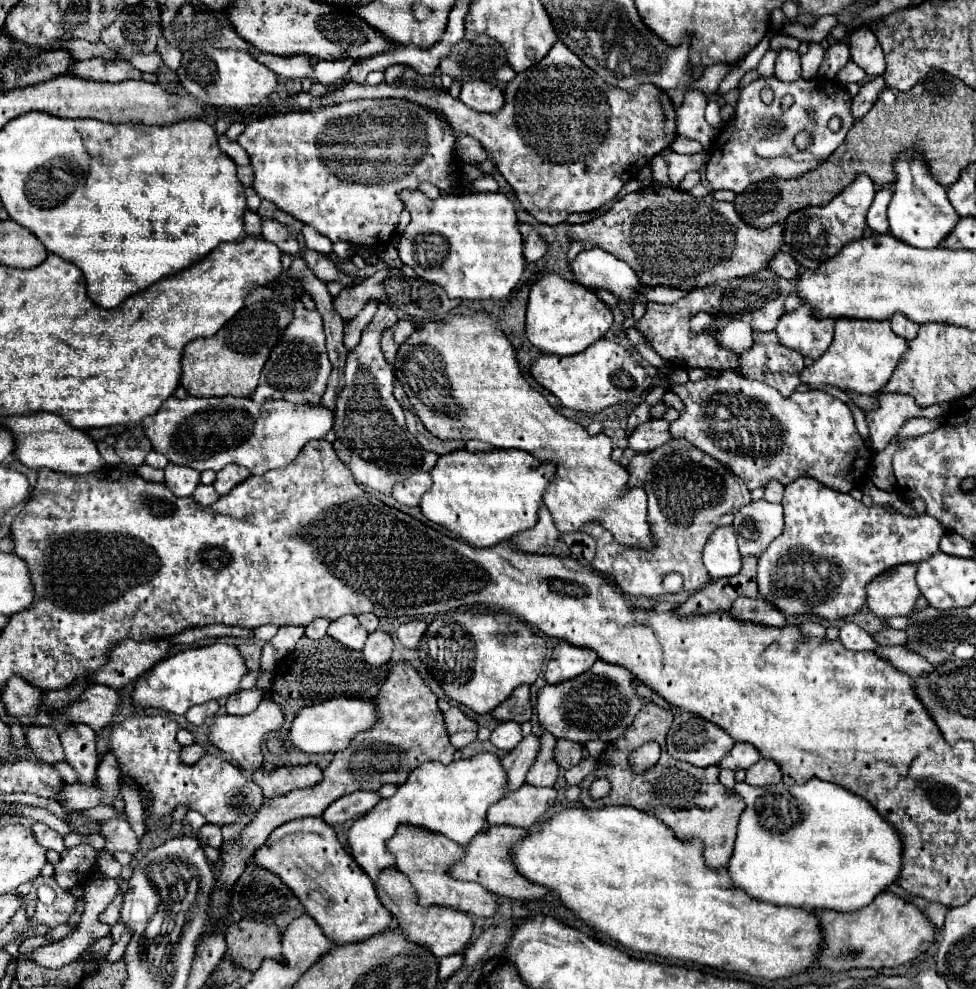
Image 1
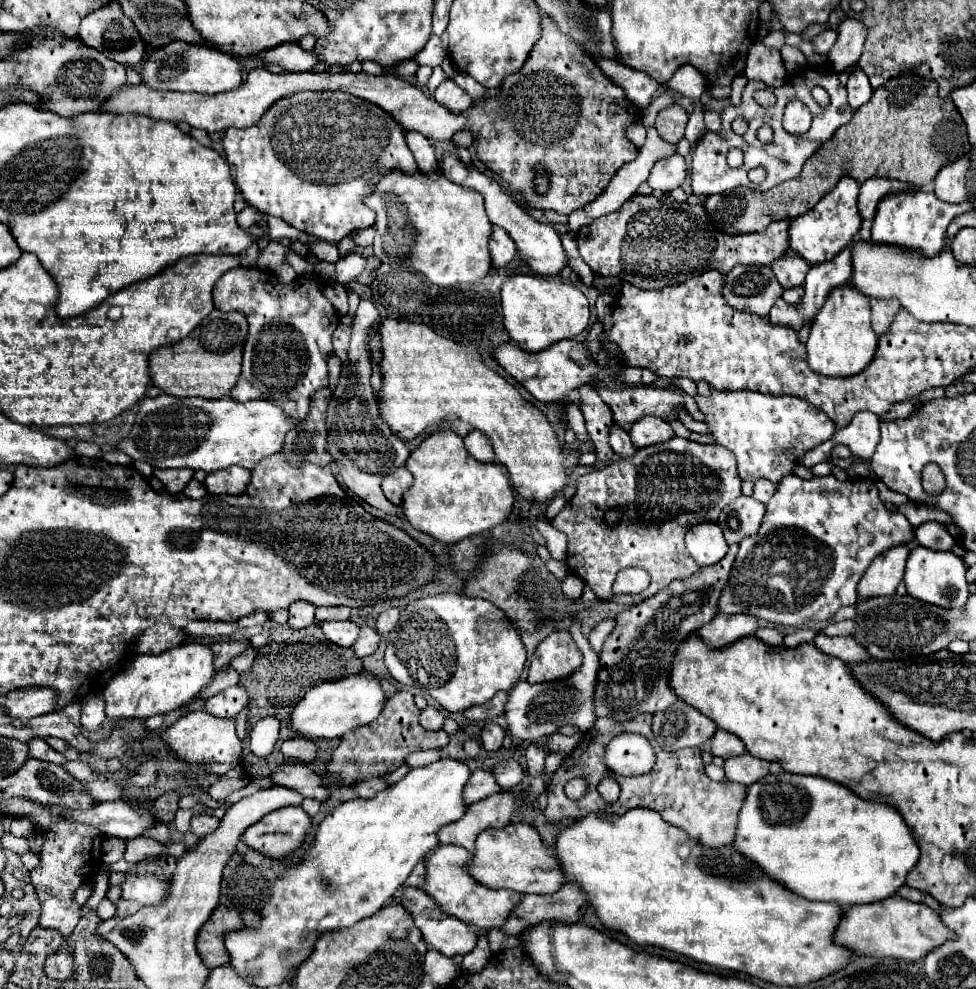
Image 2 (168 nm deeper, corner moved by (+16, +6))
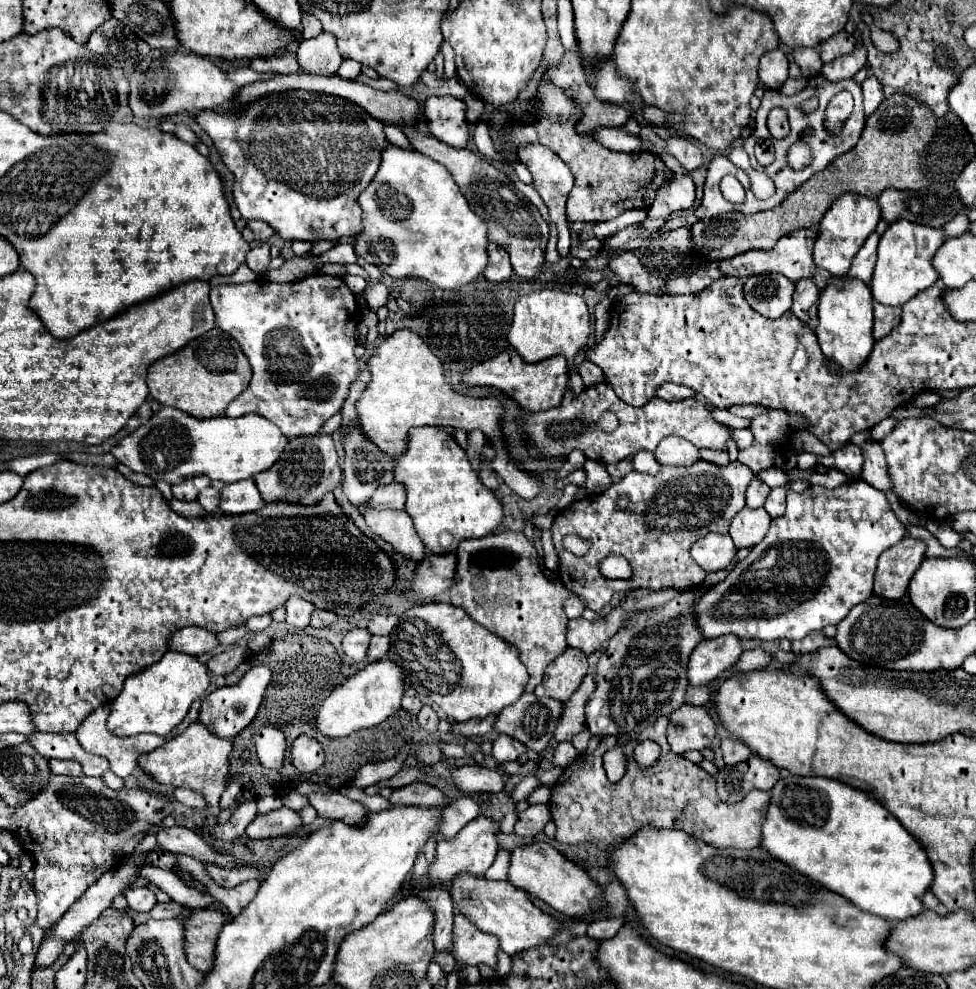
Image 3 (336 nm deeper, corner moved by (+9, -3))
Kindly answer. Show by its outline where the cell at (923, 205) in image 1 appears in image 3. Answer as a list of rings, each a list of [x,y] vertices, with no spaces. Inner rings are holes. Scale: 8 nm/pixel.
[[[895,221],[881,235],[879,241],[879,257],[871,279],[873,299],[887,307],[901,307],[917,293],[925,291],[933,283],[937,283],[935,269],[931,267],[931,259],[937,247],[943,243],[943,231],[933,227],[923,227],[911,221]]]

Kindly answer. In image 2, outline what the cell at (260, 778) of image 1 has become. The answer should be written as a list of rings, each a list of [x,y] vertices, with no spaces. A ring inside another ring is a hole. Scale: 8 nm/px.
[[[284,762],[278,766],[276,772],[270,774],[274,784],[292,788],[296,792],[300,792],[304,798],[320,798],[326,800],[328,798],[328,790],[324,788],[320,776],[308,768],[308,764],[304,762]]]

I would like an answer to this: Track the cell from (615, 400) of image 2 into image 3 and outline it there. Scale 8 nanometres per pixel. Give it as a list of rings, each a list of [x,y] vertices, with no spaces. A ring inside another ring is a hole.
[[[607,381],[597,383],[589,389],[585,387],[579,395],[567,389],[559,407],[541,413],[525,413],[517,423],[523,431],[521,439],[529,447],[529,455],[535,459],[567,457],[573,449],[579,449],[587,459],[603,461],[605,465],[617,463],[637,451],[655,451],[659,441],[669,435],[685,437],[699,449],[717,449],[717,451],[727,451],[727,441],[731,439],[729,429],[719,421],[715,421],[711,411],[699,399],[669,403],[655,397],[651,403],[647,403],[647,407],[631,407],[619,401],[619,397],[615,395],[613,387]],[[605,411],[615,413],[619,419],[617,429],[611,433],[603,431],[597,425],[601,413]]]

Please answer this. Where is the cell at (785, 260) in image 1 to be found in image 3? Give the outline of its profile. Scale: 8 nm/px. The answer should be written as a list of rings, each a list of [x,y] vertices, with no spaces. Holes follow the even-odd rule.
[[[803,279],[803,281],[797,283],[791,311],[795,313],[795,317],[797,317],[803,325],[809,323],[809,313],[807,313],[807,309],[817,303],[817,297],[819,297],[819,289],[817,289],[817,285],[813,283],[813,279]]]

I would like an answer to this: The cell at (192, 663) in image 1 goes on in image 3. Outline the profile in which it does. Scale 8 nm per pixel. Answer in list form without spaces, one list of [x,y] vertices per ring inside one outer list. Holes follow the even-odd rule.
[[[167,651],[157,663],[125,679],[121,695],[111,703],[107,729],[117,737],[133,737],[139,733],[155,733],[167,737],[187,715],[195,699],[203,699],[209,689],[209,673],[197,657]]]

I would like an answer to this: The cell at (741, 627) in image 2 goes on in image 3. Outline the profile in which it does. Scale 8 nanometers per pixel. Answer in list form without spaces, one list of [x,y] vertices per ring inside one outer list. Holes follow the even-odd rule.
[[[725,635],[711,641],[701,641],[687,663],[689,685],[707,685],[719,673],[731,669],[741,655],[741,639],[735,635]]]

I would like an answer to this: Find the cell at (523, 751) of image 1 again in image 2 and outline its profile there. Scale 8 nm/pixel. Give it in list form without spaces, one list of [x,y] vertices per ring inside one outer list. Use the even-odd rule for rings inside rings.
[[[478,768],[472,774],[472,782],[468,782],[468,786],[464,788],[464,798],[468,798],[468,804],[472,804],[496,792],[500,792],[500,786],[494,778],[494,772],[488,768]]]

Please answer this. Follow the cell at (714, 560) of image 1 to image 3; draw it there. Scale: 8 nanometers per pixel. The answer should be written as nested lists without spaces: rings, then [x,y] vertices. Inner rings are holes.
[[[711,533],[703,539],[695,541],[691,547],[691,557],[699,563],[703,571],[719,571],[725,569],[737,553],[737,547],[731,543],[729,535]]]

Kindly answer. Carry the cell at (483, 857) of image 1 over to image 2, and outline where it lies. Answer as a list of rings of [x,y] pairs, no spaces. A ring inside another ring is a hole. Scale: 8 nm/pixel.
[[[522,822],[480,832],[476,850],[464,868],[476,882],[494,890],[504,888],[520,894],[552,894],[564,884],[564,878],[560,878],[560,870],[556,870],[556,862],[552,862],[552,854],[544,848],[538,832]]]

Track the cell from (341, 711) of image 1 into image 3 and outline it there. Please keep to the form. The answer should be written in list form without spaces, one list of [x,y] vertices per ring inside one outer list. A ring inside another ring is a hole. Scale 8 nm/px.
[[[391,659],[367,663],[361,671],[357,671],[323,701],[321,709],[317,711],[317,729],[327,737],[347,737],[353,731],[381,725],[401,707],[403,693],[405,675],[399,665],[395,665]]]

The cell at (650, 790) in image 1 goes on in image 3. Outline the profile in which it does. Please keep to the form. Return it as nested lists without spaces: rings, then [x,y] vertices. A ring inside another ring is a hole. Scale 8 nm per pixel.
[[[659,717],[647,727],[637,741],[623,745],[627,755],[627,773],[619,783],[611,783],[603,769],[603,755],[617,745],[615,737],[607,737],[593,753],[581,753],[567,765],[553,785],[549,809],[557,825],[557,841],[577,845],[593,843],[601,851],[615,849],[643,827],[679,829],[713,847],[755,849],[761,845],[761,825],[771,803],[769,791],[751,791],[743,801],[729,805],[719,801],[715,777],[699,765],[675,755],[665,739],[667,717]],[[651,739],[661,747],[661,757],[655,765],[643,767],[633,759],[633,749],[639,741]]]

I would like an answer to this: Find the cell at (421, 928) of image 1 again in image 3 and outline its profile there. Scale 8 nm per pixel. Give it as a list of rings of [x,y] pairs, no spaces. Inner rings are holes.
[[[455,915],[455,961],[465,965],[497,967],[497,953],[501,945],[495,935],[479,931],[465,915]]]

